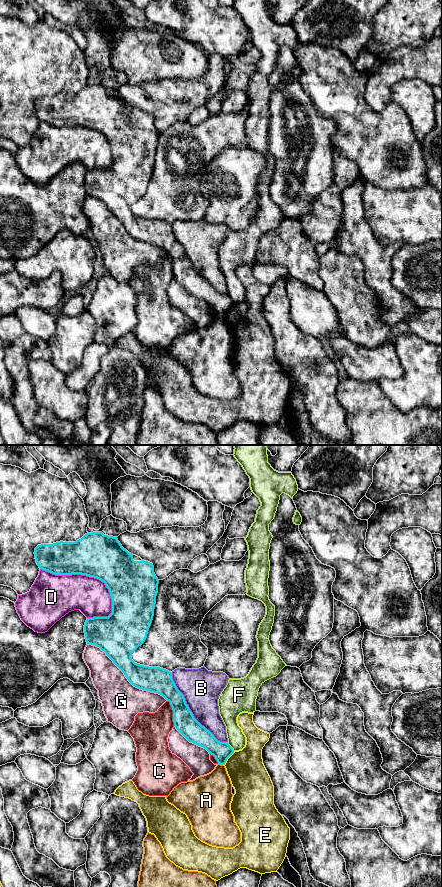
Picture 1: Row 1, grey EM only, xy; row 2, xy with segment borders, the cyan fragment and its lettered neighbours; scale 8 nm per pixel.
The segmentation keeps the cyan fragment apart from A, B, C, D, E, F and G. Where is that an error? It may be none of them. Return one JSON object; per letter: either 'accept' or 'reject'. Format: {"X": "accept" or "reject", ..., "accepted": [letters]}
{"A": "reject", "B": "reject", "C": "reject", "D": "reject", "E": "reject", "F": "reject", "G": "reject", "accepted": []}

